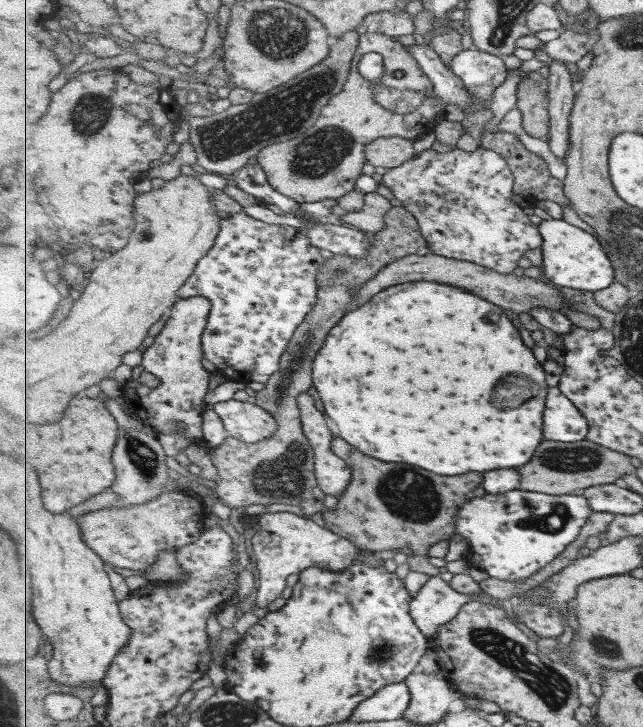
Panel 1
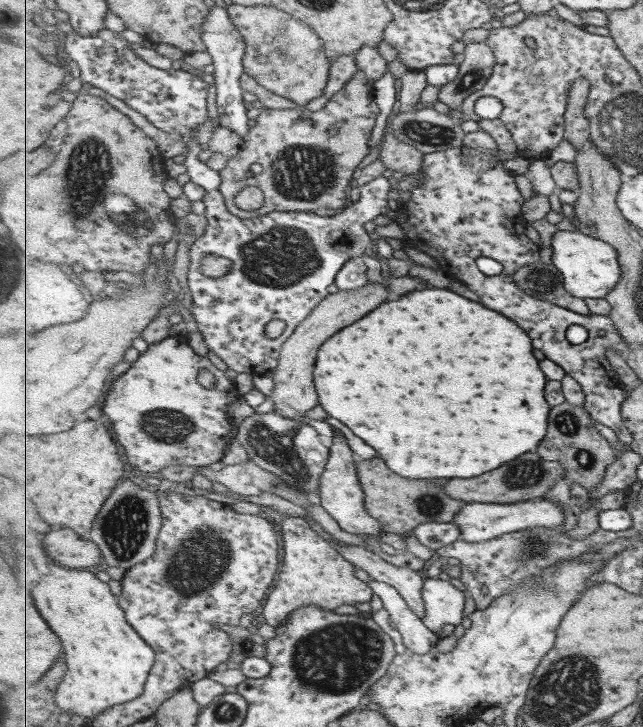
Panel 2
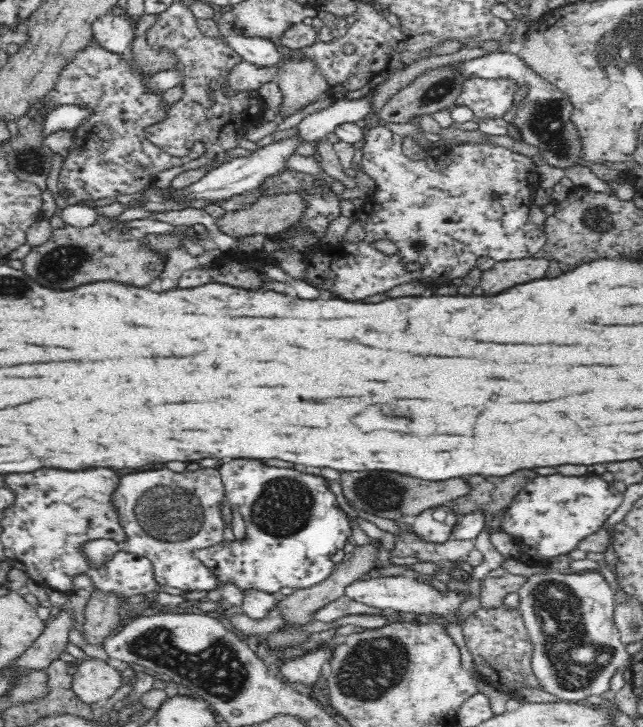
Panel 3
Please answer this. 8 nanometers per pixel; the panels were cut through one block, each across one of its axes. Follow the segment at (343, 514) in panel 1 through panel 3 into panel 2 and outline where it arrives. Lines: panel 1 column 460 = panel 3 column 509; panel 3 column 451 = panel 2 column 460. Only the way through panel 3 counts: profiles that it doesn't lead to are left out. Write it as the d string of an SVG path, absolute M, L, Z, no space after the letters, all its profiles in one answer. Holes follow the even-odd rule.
M381 458L358 459L357 468L359 480L366 491L367 511L381 523L382 532L393 532L402 536L404 532L415 532L419 523L453 522L455 515L464 506L463 501L451 498L443 492L443 486L431 480L411 480L395 474Z

